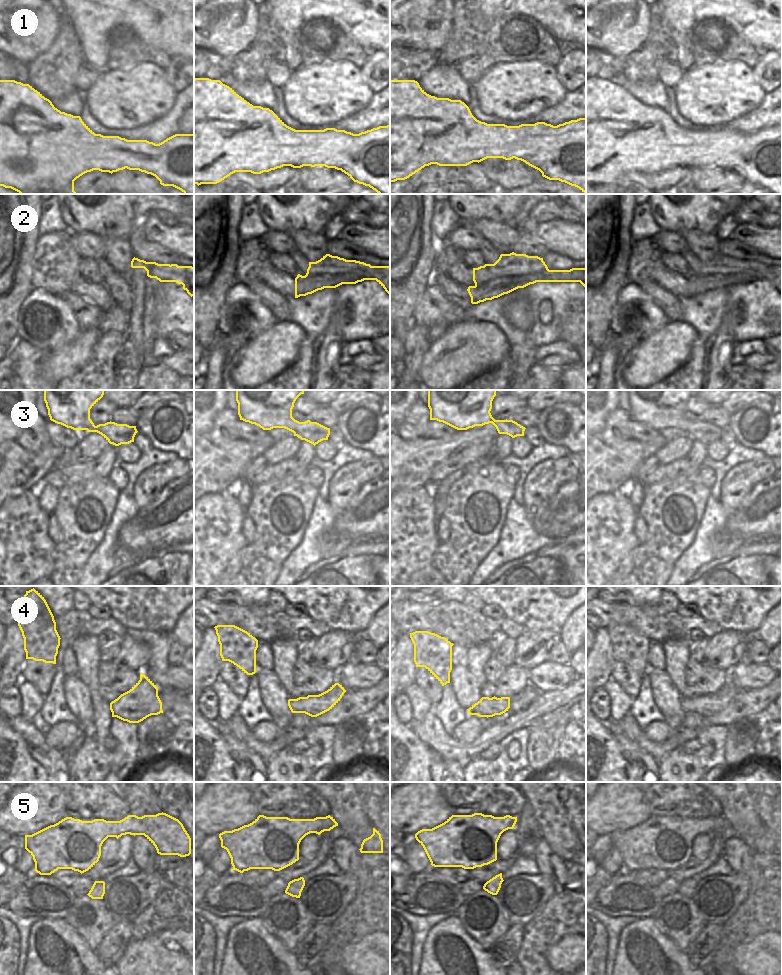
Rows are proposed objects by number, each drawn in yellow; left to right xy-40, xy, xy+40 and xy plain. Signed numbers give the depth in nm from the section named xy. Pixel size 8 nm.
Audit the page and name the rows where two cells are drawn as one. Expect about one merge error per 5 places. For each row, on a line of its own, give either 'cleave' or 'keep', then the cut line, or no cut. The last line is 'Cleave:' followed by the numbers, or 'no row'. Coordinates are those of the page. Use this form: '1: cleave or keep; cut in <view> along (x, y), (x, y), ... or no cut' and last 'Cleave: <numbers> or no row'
1: keep; no cut
2: cleave; cut in xy+40 along (548, 269), (533, 274), (502, 275), (475, 286)
3: keep; no cut
4: keep; no cut
5: keep; no cut
Cleave: 2

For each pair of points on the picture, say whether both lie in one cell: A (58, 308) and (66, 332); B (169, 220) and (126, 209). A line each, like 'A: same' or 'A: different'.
A: same
B: different

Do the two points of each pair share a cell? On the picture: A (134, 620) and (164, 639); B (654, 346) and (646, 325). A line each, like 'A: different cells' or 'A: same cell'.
A: different cells
B: different cells

